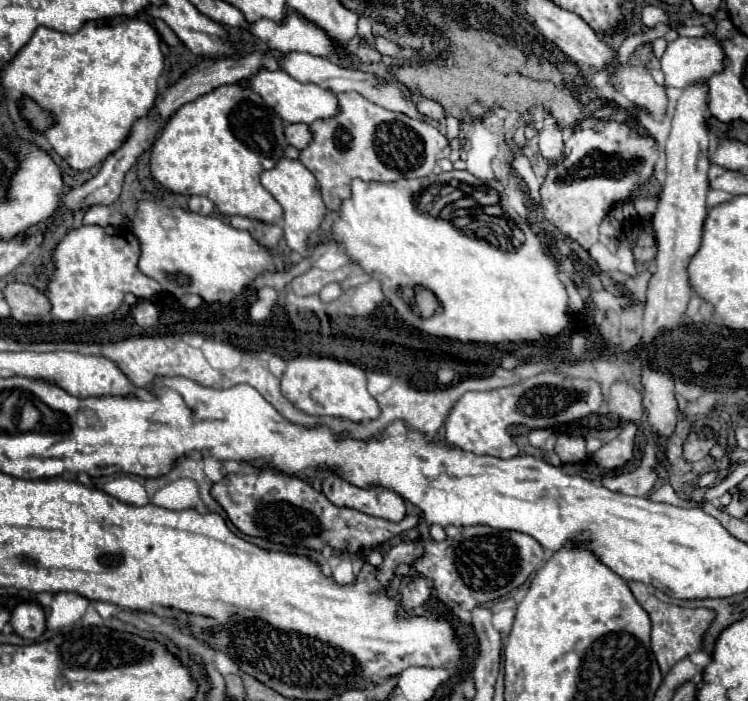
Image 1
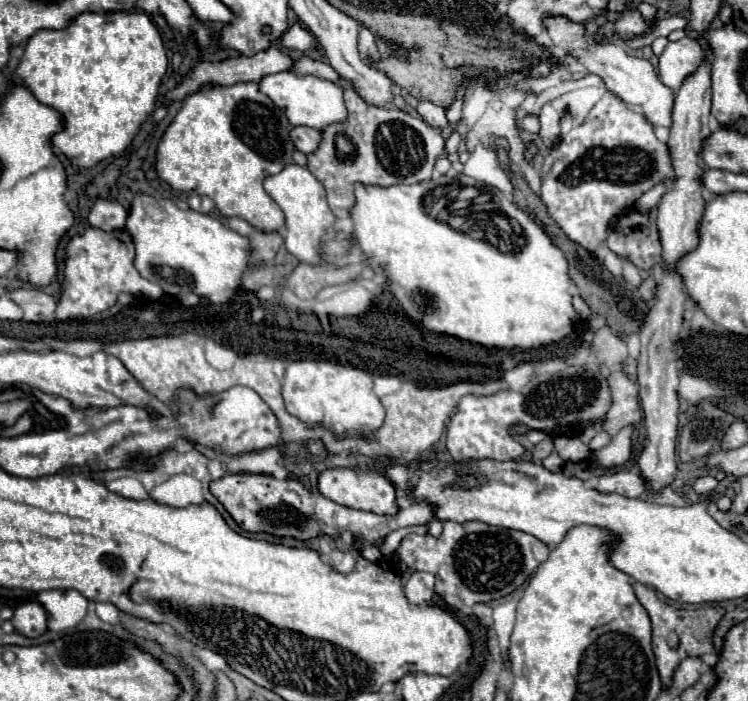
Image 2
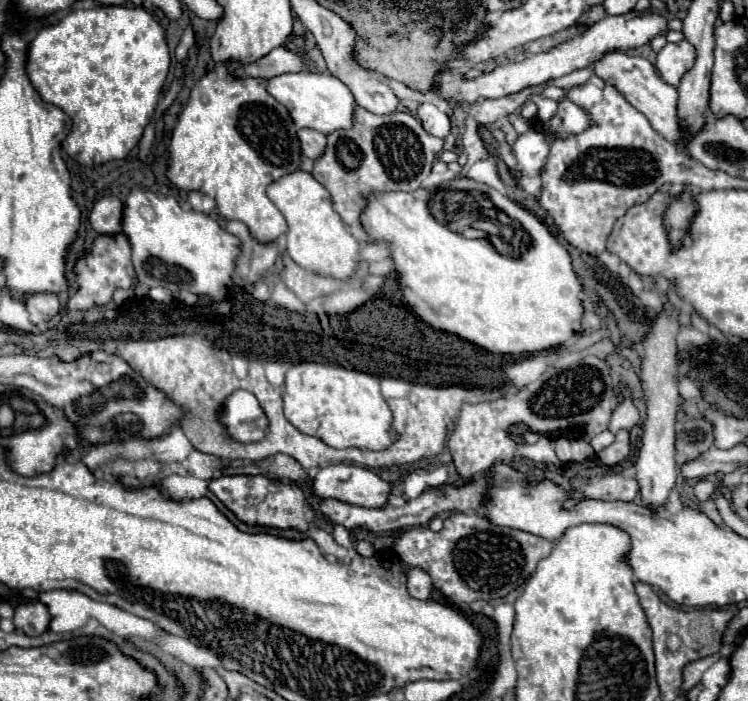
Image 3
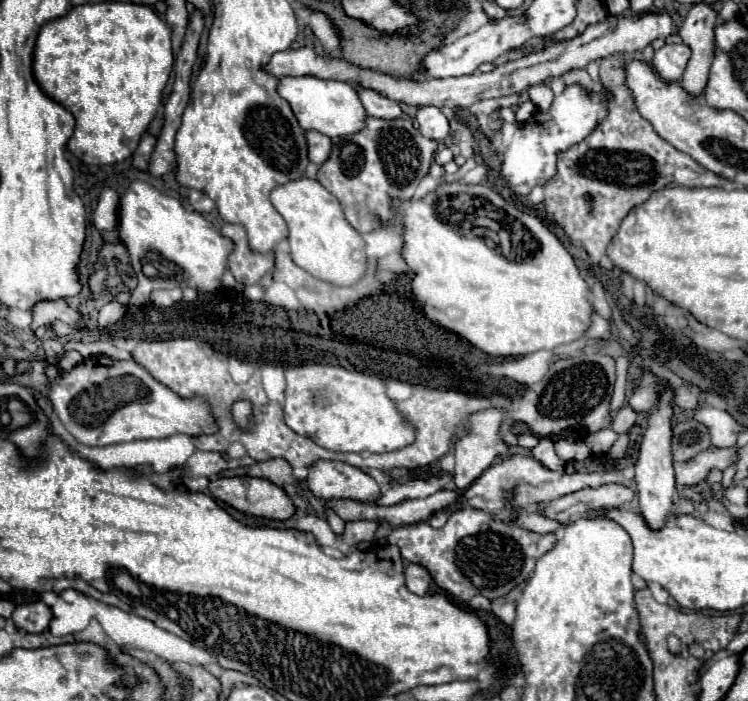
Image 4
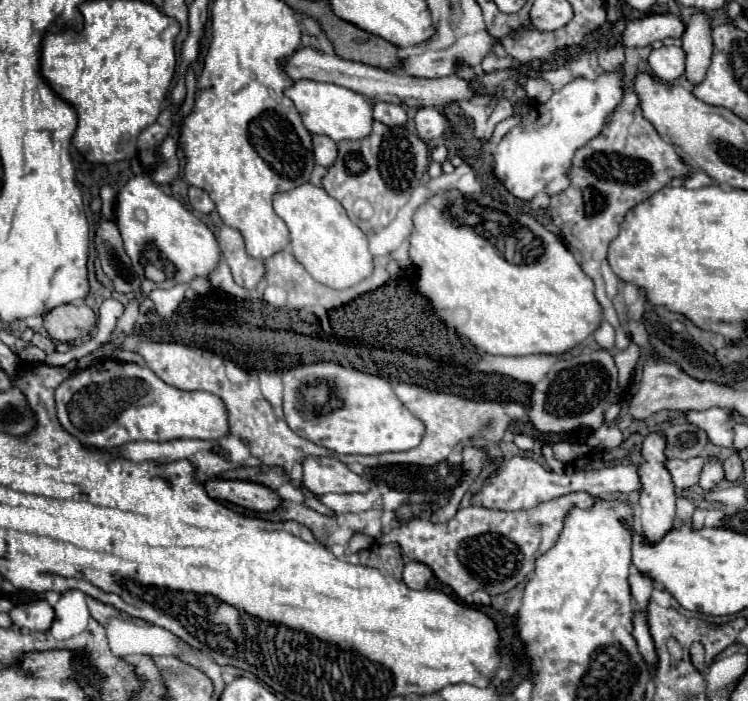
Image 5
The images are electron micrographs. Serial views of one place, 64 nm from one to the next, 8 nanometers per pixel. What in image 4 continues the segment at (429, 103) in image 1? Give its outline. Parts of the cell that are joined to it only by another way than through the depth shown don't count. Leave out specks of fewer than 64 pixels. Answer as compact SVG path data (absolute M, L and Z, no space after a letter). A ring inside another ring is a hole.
M420 106L418 114L416 114L416 120L420 124L420 132L428 138L434 138L434 140L442 142L450 134L448 118L436 106Z

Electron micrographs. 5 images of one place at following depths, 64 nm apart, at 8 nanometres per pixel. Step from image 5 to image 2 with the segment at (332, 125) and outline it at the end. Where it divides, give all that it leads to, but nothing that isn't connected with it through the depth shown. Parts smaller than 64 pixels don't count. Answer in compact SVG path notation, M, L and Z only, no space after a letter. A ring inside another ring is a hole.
M278 72L272 76L264 76L264 80L260 80L260 92L266 94L286 116L288 122L292 126L312 126L316 130L326 128L332 122L340 122L346 118L346 106L344 106L344 98L342 98L342 88L314 78L314 76L296 76L294 72Z

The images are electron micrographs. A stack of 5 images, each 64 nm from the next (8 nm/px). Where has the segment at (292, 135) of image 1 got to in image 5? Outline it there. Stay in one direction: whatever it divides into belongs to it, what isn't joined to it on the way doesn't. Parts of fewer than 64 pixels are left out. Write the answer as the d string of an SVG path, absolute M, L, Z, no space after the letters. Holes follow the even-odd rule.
M314 134L312 136L312 146L314 146L314 160L316 160L316 164L322 164L322 166L328 168L336 160L336 144L328 136Z

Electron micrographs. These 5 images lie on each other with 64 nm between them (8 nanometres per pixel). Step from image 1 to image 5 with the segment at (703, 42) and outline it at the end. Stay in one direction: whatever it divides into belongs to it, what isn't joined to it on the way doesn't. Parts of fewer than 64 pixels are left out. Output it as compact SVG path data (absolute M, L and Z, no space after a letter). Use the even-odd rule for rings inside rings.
M662 46L660 50L652 50L648 62L660 80L674 82L684 74L686 52L680 46Z

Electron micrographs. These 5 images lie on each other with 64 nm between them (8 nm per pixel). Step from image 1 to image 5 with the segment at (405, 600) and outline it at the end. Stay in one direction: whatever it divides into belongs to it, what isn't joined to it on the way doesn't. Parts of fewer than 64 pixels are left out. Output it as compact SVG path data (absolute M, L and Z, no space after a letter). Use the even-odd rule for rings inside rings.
M408 562L404 568L404 582L412 590L424 590L430 578L432 578L432 570L426 564Z

